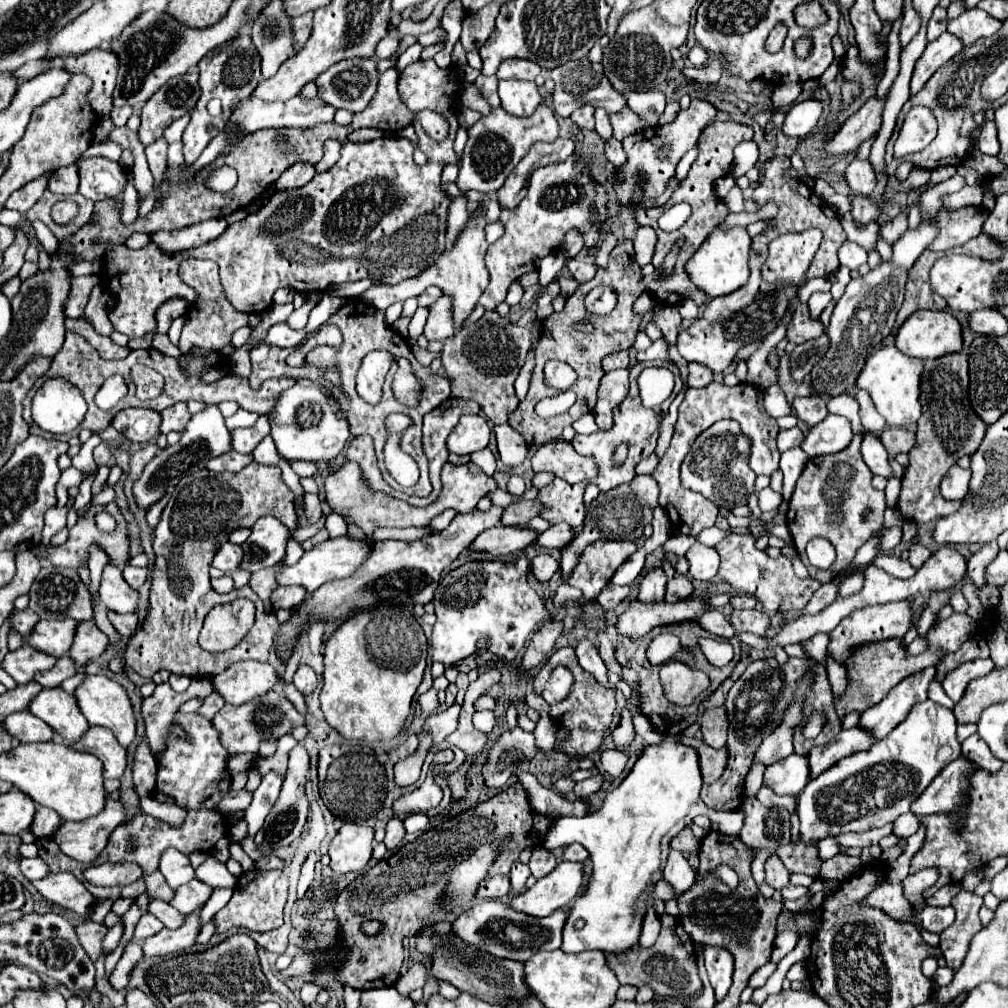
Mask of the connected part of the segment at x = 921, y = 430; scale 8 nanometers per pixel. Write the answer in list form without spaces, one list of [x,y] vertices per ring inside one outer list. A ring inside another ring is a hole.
[[[964,350],[946,354],[944,358],[924,360],[924,382],[920,388],[922,418],[916,430],[916,446],[908,452],[908,466],[902,476],[902,490],[896,502],[900,514],[916,524],[932,522],[936,518],[954,514],[960,502],[946,500],[940,494],[940,480],[950,466],[962,456],[970,456],[978,450],[986,424],[976,416],[968,400],[968,354]]]

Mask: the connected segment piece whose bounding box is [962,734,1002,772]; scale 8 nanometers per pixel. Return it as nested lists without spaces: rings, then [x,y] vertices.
[[[972,734],[970,738],[962,742],[962,754],[968,756],[972,762],[976,762],[986,772],[994,772],[1002,768],[1002,762],[992,756],[988,744],[978,734]]]

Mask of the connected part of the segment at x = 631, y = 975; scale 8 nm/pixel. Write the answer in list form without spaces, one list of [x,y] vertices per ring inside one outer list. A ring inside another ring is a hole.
[[[664,914],[660,920],[662,920],[662,932],[654,946],[650,948],[634,946],[626,954],[606,954],[608,966],[616,974],[620,984],[630,984],[636,988],[650,986],[662,998],[694,996],[702,990],[702,980],[698,976],[698,966],[694,962],[694,942],[674,916]]]

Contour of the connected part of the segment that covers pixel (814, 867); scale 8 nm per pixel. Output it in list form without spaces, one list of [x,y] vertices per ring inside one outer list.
[[[802,840],[788,842],[788,846],[782,846],[780,850],[776,850],[776,854],[786,864],[788,872],[802,872],[802,874],[808,874],[812,878],[820,876],[822,860],[818,858],[818,842],[814,842],[812,846],[804,844]]]

